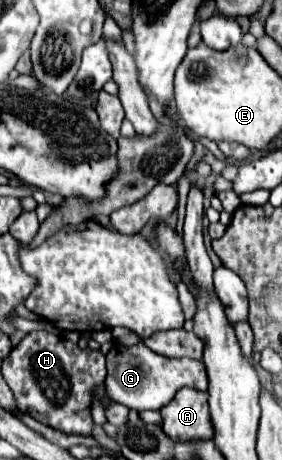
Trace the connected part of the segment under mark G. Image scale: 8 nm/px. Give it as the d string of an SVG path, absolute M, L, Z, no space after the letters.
M116 342L106 354L106 362L108 362L108 376L106 376L108 396L114 402L120 402L136 412L160 410L172 400L176 390L184 386L190 386L196 390L208 388L208 376L206 376L204 362L192 360L192 358L166 358L166 356L154 354L144 344L126 348Z

